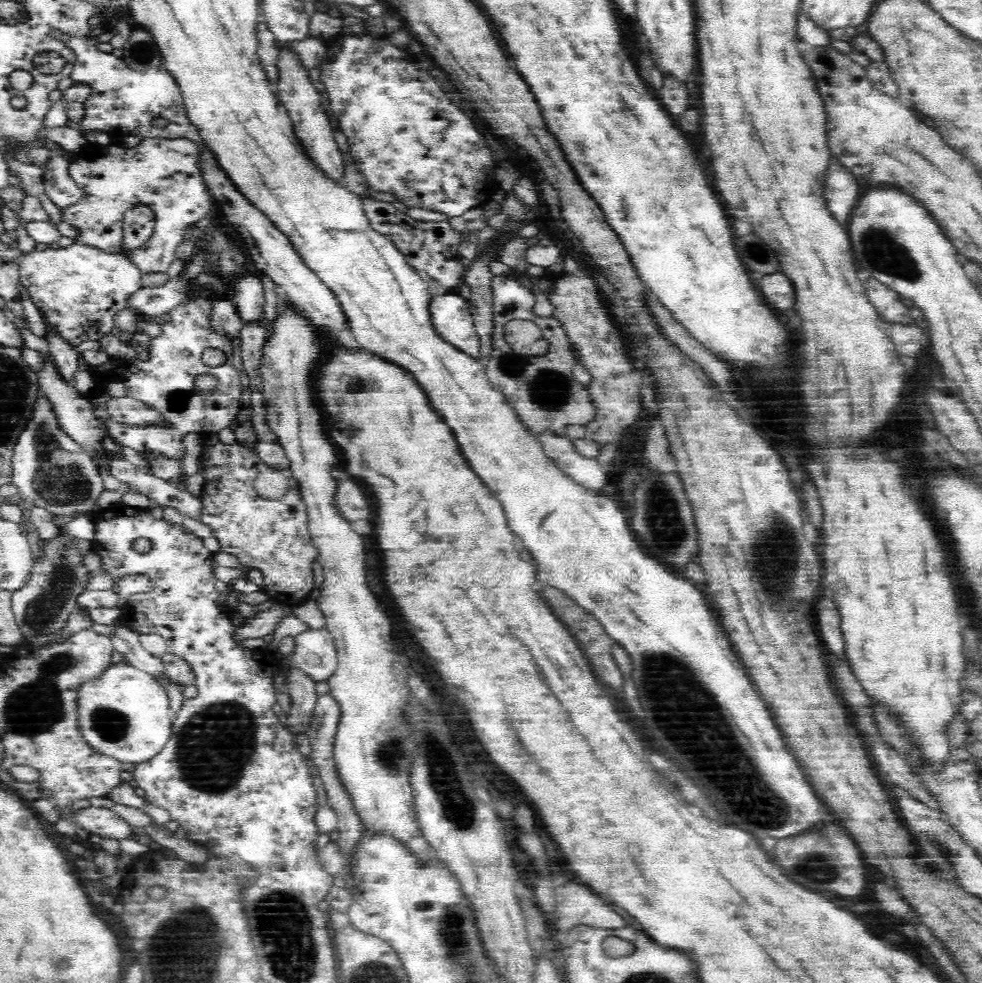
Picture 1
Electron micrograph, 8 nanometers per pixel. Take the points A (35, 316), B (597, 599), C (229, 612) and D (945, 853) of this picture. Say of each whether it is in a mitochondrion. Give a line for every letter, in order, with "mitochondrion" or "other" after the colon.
A: other
B: mitochondrion
C: other
D: other

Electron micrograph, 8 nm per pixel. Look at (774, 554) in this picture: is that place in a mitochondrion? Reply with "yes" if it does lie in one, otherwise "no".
yes

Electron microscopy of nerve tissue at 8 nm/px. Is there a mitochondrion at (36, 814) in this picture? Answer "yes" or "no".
no

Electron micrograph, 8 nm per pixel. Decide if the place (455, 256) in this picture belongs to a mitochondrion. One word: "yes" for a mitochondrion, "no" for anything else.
no

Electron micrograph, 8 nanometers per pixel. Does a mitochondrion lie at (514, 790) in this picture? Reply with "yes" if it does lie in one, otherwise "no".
no

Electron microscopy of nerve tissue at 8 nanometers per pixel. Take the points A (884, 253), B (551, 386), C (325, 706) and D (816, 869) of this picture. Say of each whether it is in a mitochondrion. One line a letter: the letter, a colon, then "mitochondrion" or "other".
A: mitochondrion
B: mitochondrion
C: other
D: mitochondrion

